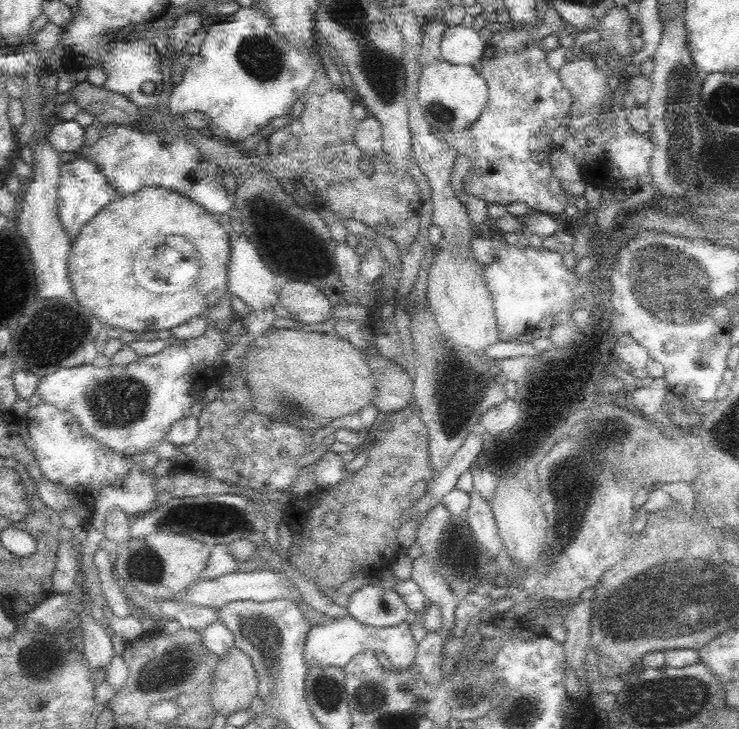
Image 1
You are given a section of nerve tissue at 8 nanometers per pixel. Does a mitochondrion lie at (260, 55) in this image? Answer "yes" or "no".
yes

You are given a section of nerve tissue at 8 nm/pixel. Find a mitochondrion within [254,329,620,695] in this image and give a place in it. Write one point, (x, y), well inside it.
(572, 480)

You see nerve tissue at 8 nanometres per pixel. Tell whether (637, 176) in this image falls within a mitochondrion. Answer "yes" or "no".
no

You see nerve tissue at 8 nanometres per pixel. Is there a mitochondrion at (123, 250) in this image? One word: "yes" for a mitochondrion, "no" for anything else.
no

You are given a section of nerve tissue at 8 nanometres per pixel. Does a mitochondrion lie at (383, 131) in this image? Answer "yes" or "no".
no

